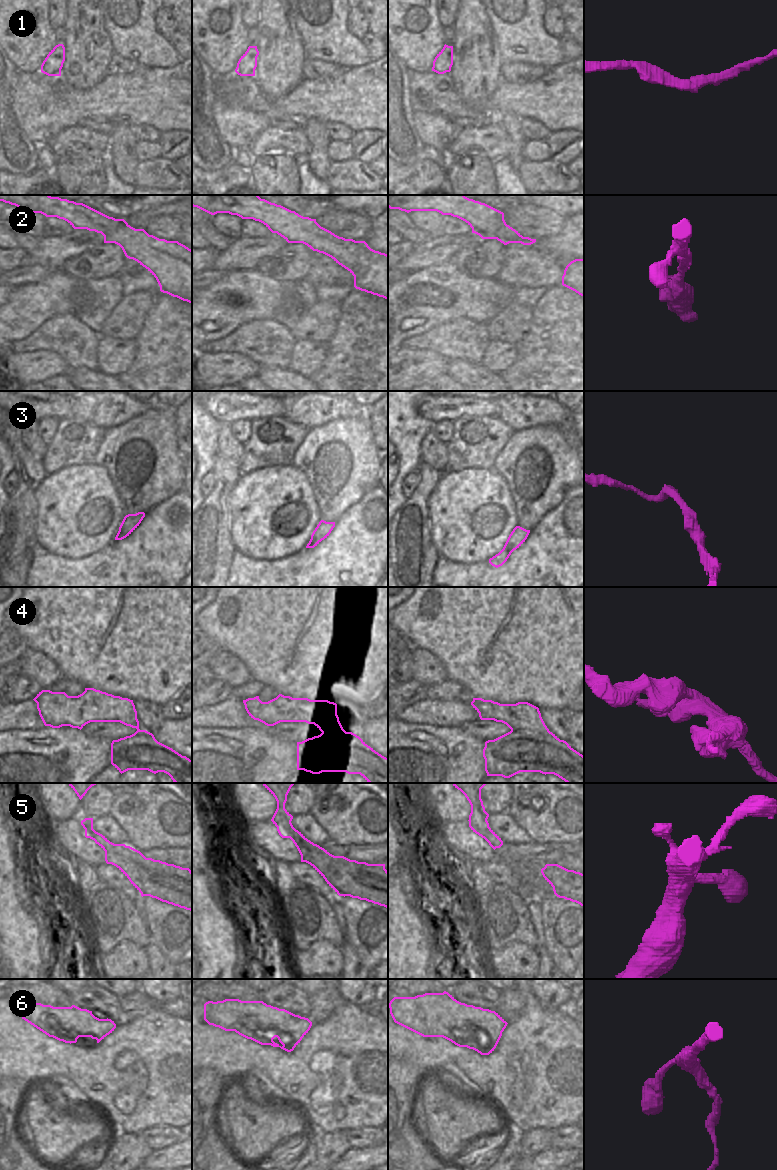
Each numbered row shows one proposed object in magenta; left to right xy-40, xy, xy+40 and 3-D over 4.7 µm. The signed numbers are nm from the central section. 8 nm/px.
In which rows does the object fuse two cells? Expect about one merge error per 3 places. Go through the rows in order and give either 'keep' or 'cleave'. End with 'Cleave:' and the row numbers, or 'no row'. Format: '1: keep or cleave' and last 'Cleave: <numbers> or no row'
1: keep
2: keep
3: keep
4: keep
5: keep
6: keep
Cleave: no row

